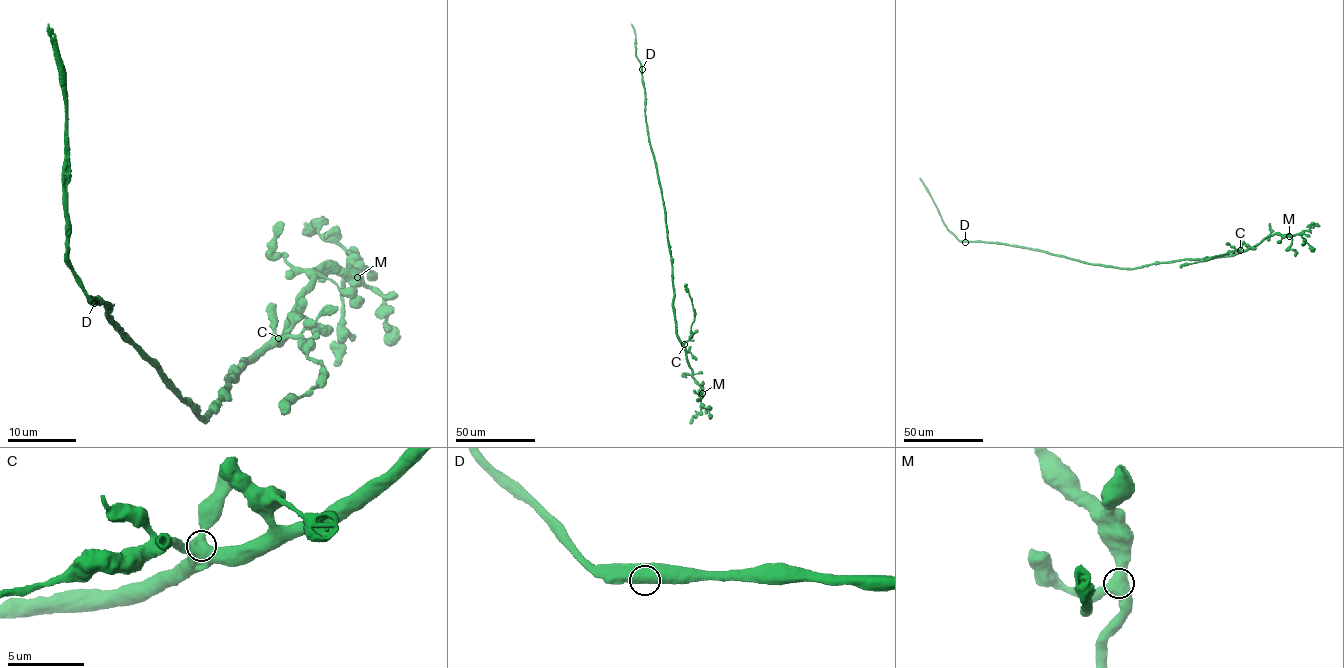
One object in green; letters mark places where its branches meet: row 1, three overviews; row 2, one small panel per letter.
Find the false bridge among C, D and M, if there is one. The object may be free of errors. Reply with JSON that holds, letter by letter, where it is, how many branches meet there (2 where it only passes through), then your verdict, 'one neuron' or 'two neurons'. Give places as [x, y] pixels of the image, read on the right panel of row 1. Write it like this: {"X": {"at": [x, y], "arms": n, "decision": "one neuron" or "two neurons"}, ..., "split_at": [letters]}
{"C": {"at": [1240, 250], "arms": 3, "decision": "one neuron"}, "D": {"at": [965, 242], "arms": 2, "decision": "one neuron"}, "M": {"at": [1289, 236], "arms": 3, "decision": "one neuron"}, "split_at": []}

